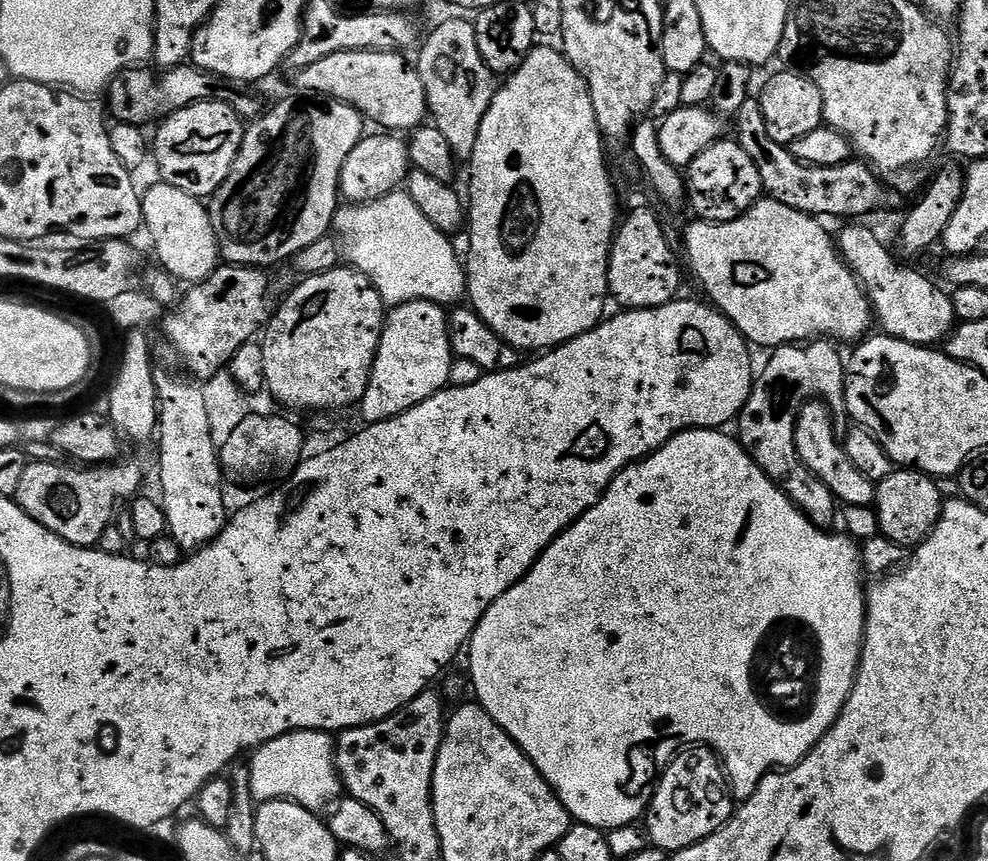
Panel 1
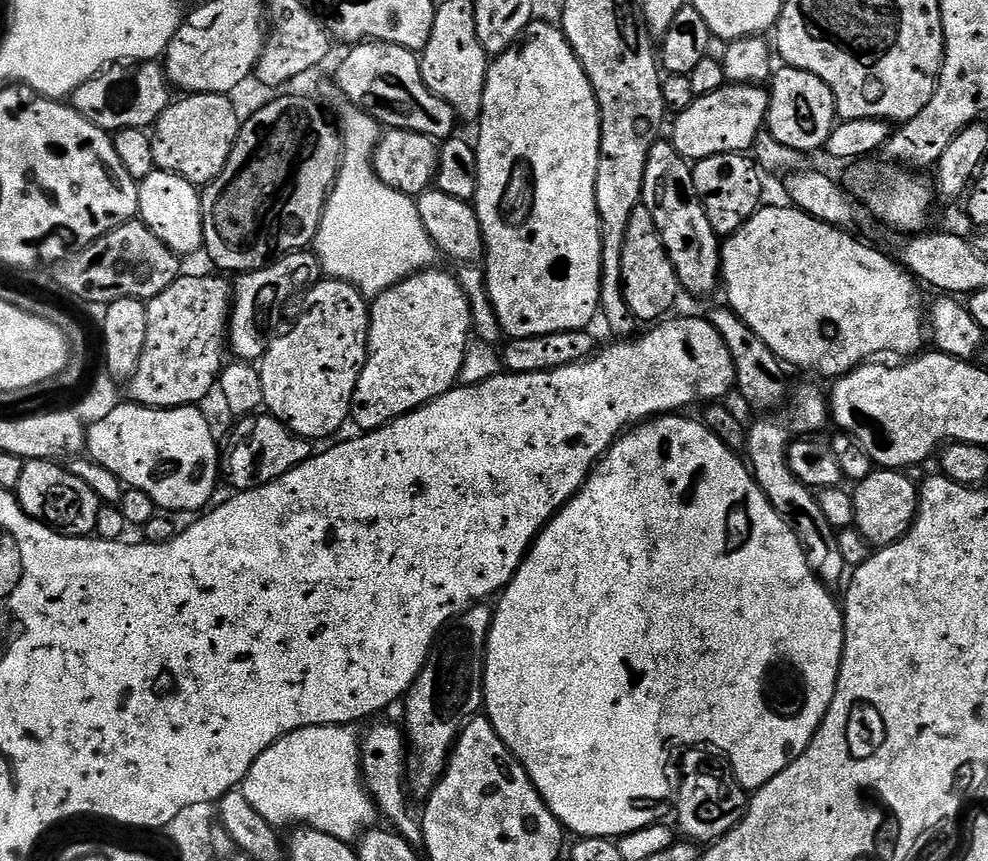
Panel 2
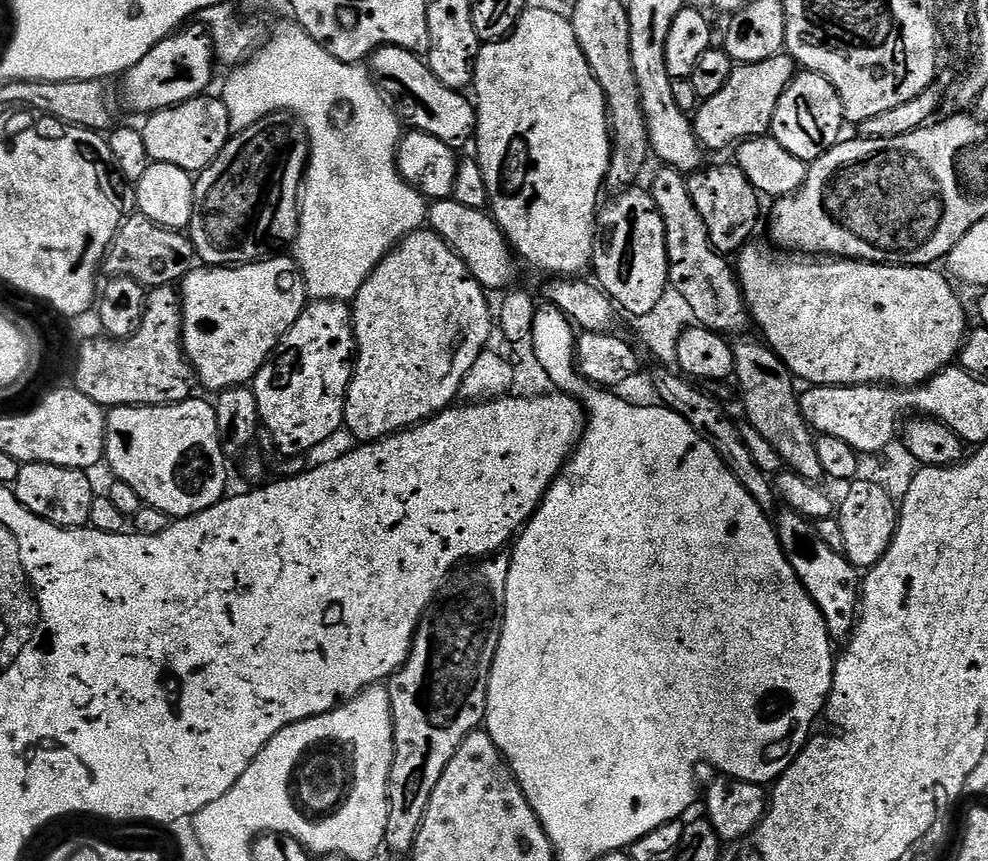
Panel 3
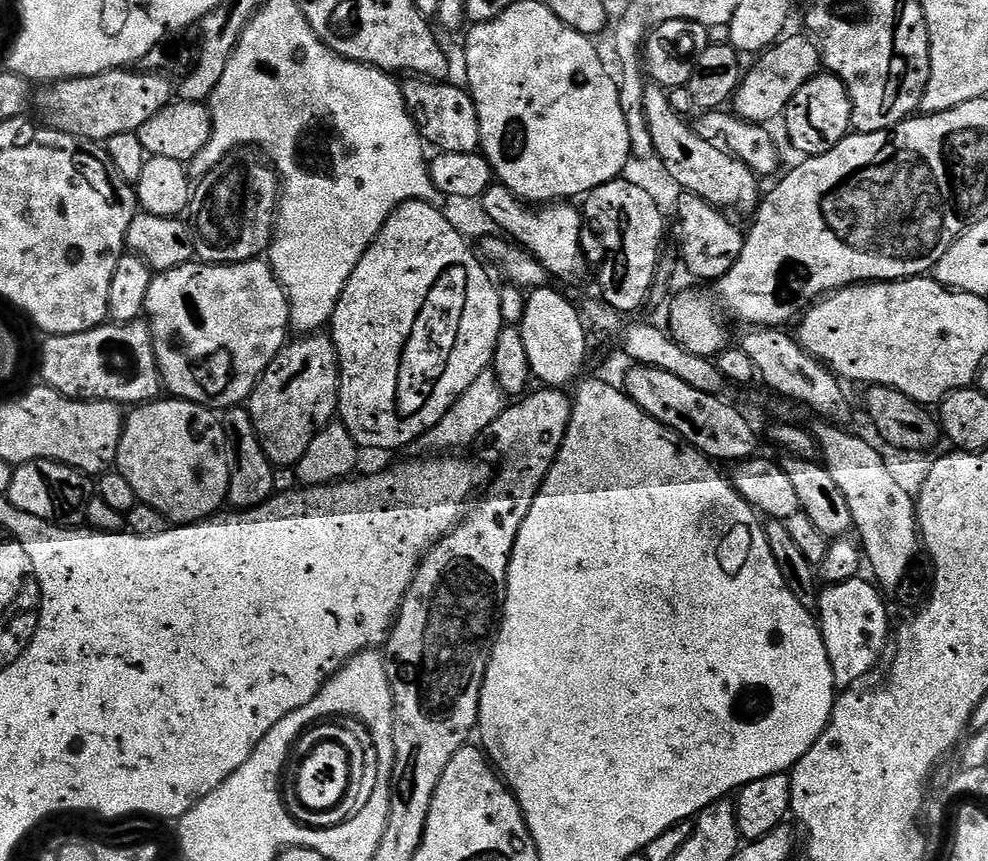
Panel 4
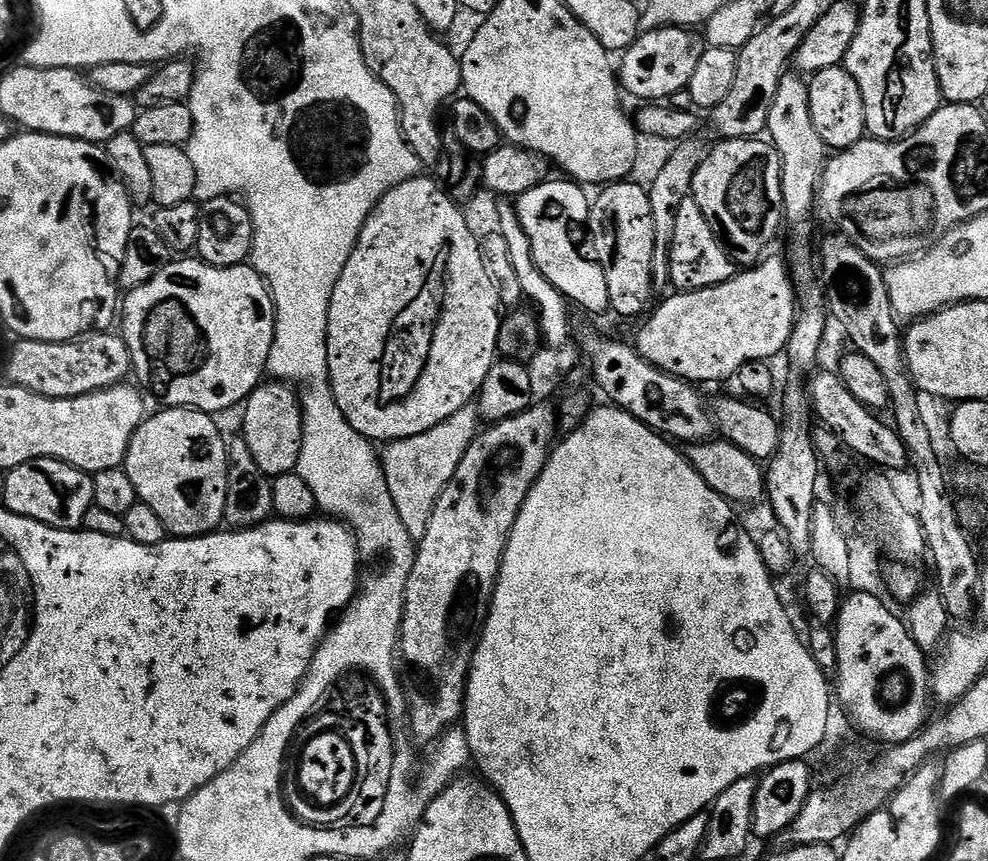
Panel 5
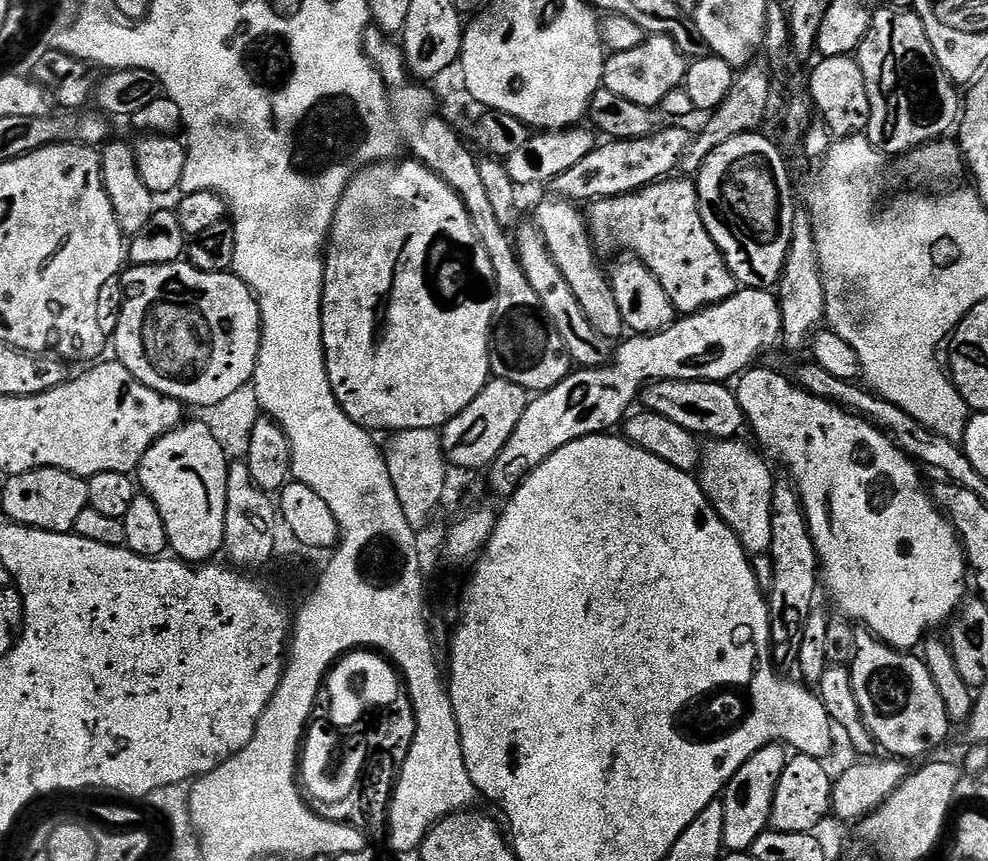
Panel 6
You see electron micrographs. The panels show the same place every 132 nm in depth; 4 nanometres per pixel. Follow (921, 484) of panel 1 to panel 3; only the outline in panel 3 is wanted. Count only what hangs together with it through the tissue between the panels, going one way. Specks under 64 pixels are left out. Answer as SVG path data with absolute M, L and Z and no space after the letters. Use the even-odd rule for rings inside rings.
M857 478L847 485L848 493L838 504L838 519L842 530L844 556L857 570L867 570L886 554L892 545L894 517L898 512L898 504L875 479Z

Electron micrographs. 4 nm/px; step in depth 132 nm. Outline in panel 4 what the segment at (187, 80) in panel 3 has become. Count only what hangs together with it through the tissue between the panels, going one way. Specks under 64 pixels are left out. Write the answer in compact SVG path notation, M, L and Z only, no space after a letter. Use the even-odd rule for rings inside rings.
M114 68L111 72L103 72L97 76L76 76L73 80L57 80L44 93L39 93L40 112L44 115L43 123L50 128L56 128L59 132L65 132L71 136L77 136L83 140L106 142L114 138L114 134L126 134L127 132L139 133L140 127L158 110L172 103L174 99L174 84L169 77L154 72L141 72L139 70L125 70Z

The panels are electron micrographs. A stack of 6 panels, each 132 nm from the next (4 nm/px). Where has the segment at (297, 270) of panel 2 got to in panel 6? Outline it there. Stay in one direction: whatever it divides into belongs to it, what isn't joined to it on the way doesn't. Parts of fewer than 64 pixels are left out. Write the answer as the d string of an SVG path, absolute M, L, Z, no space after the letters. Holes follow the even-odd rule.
M187 262L175 264L155 264L154 266L128 266L123 269L118 283L124 287L124 305L120 308L120 317L116 320L116 356L115 359L134 374L138 382L142 382L150 390L154 390L163 396L169 396L180 401L181 405L193 404L196 410L206 407L214 407L218 402L225 401L230 394L251 385L252 375L258 362L260 353L260 307L256 301L256 295L249 290L246 282L242 282L231 271L227 272L203 272Z

